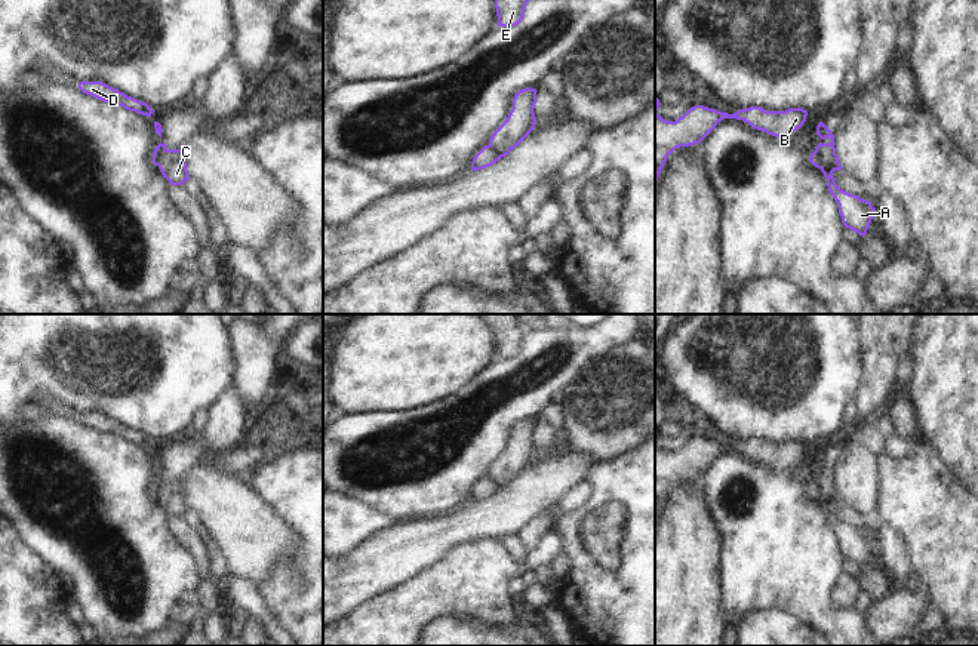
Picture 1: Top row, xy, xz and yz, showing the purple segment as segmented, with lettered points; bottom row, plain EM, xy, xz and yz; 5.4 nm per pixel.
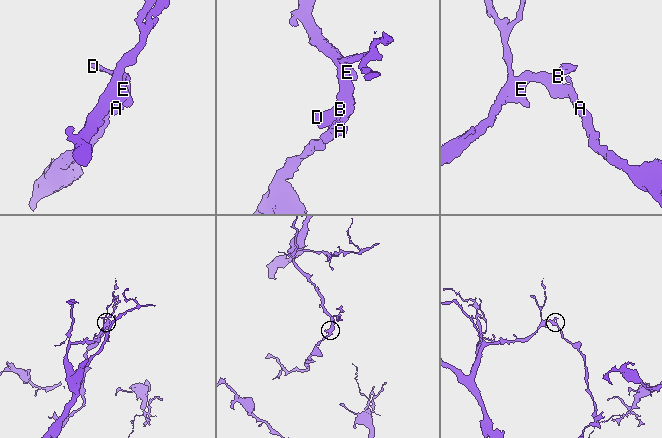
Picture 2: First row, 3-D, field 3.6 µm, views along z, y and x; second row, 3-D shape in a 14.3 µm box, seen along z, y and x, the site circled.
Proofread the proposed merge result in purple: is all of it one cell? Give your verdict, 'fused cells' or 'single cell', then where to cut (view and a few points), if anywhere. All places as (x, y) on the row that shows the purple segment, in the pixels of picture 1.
fused cells; cut xy (165, 148), (157, 159), (157, 165)

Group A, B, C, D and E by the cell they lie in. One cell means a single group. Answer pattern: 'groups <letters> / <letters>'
groups A / B C D E

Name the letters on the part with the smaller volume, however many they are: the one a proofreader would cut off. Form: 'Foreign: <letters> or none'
Foreign: A

